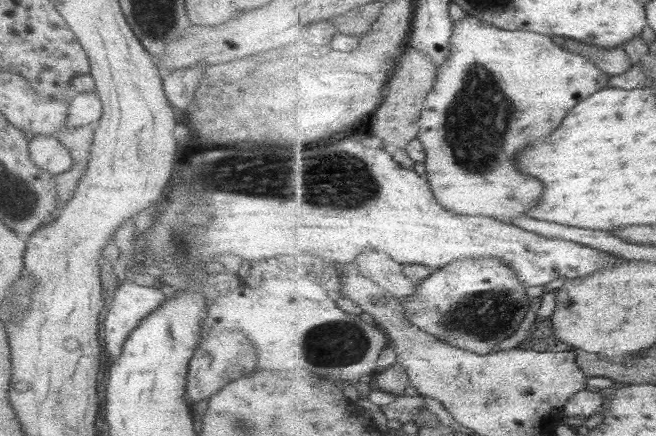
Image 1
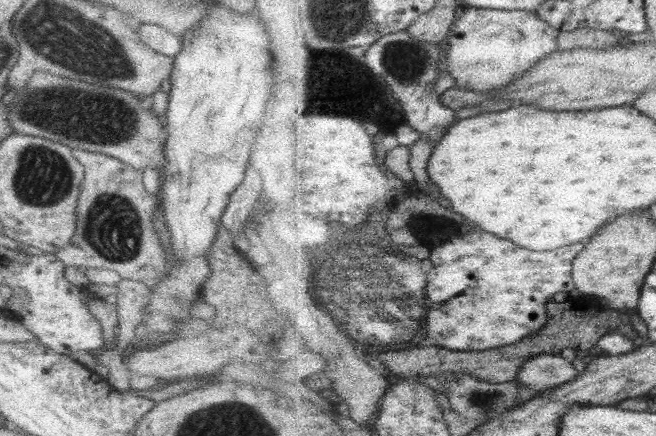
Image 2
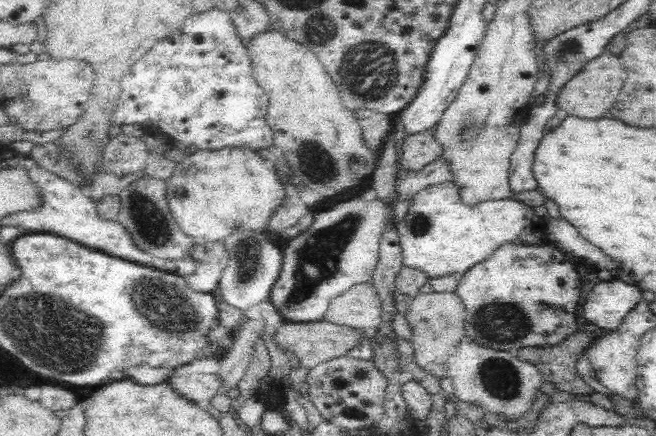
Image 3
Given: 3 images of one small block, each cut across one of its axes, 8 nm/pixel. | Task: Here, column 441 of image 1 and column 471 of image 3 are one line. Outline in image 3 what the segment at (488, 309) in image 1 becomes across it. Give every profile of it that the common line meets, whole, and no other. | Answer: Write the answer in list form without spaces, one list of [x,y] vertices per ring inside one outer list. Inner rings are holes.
[[[506,243],[486,260],[467,270],[458,281],[455,294],[465,304],[465,336],[486,348],[517,355],[524,347],[548,347],[576,332],[574,310],[580,300],[578,274],[562,250],[544,243]]]

